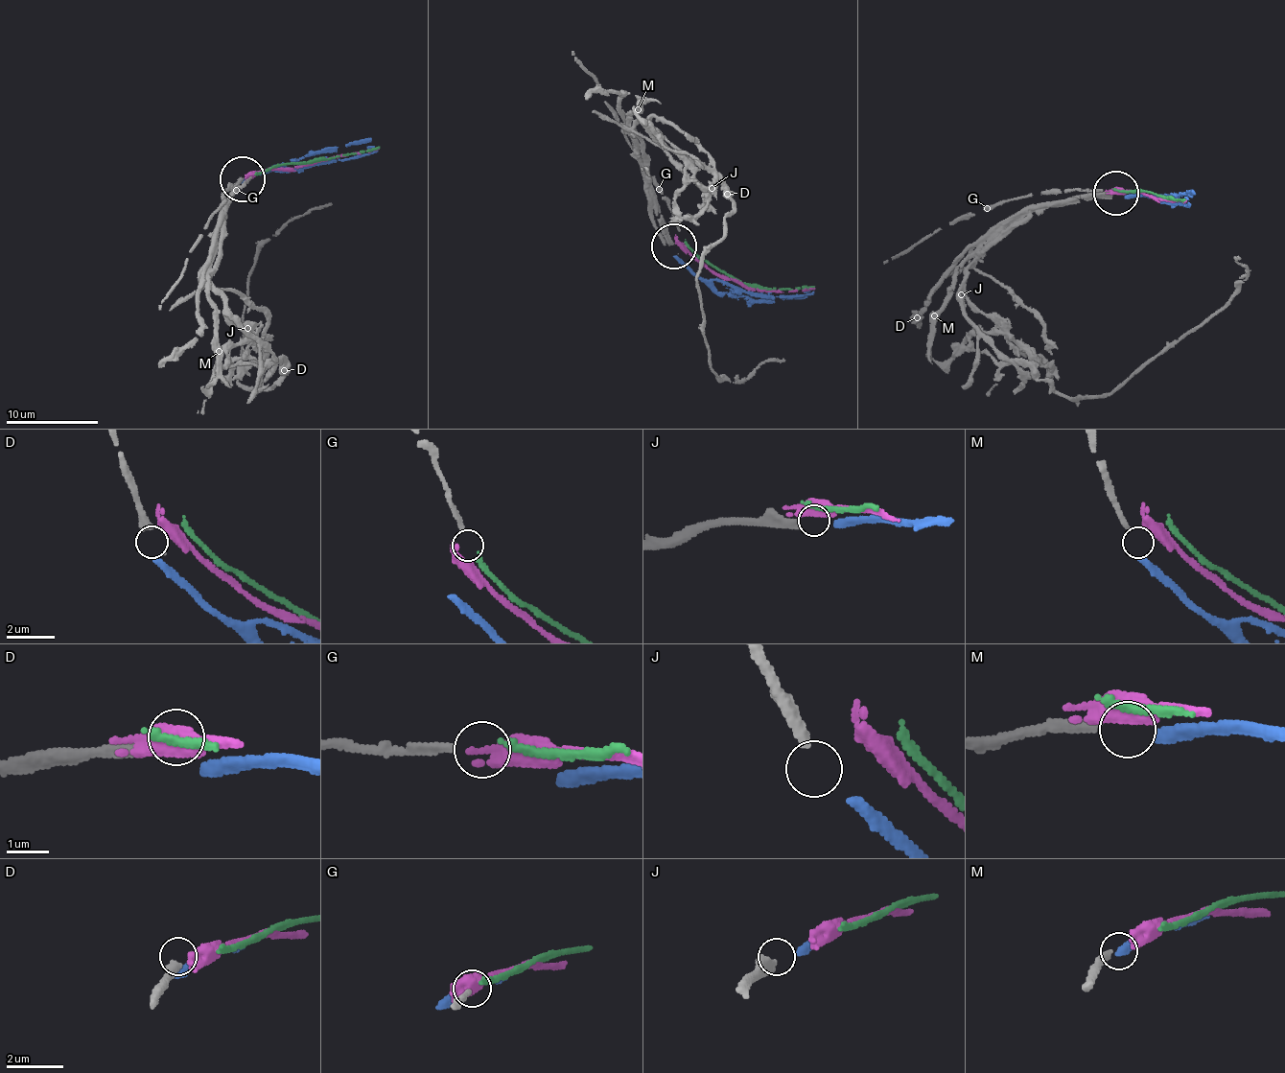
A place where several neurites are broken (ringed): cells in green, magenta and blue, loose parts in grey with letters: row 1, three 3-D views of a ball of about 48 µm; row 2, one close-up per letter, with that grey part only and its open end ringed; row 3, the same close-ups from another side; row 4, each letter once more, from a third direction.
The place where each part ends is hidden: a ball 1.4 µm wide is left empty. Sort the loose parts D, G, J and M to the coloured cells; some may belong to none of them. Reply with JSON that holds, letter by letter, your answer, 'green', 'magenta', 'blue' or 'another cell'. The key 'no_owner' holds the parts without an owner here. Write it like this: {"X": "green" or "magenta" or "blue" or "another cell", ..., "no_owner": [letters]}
{"D": "another cell", "G": "green", "J": "another cell", "M": "blue", "no_owner": ["D", "J"]}

